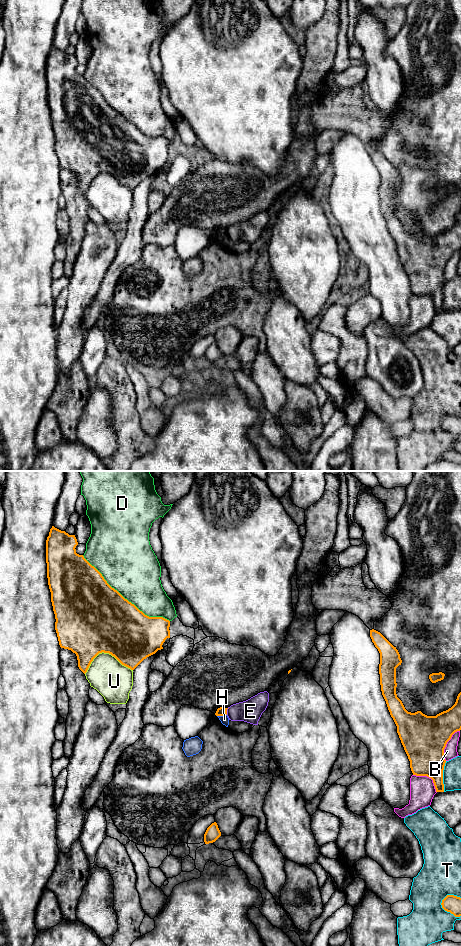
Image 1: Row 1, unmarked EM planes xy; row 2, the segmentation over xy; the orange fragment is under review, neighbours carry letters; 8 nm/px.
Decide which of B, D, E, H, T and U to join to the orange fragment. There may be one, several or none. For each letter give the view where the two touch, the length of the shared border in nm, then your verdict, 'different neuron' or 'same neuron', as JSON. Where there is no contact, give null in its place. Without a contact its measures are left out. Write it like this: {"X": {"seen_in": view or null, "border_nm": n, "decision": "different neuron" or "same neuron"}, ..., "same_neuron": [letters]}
{"B": {"seen_in": "xy", "border_nm": 280, "decision": "different neuron"}, "D": {"seen_in": "xy", "border_nm": 900, "decision": "different neuron"}, "E": {"seen_in": "xy", "border_nm": 60, "decision": "different neuron"}, "H": {"seen_in": "xy", "border_nm": 80, "decision": "different neuron"}, "T": {"seen_in": "xy", "border_nm": 220, "decision": "different neuron"}, "U": {"seen_in": "xy", "border_nm": 400, "decision": "different neuron"}, "same_neuron": []}

